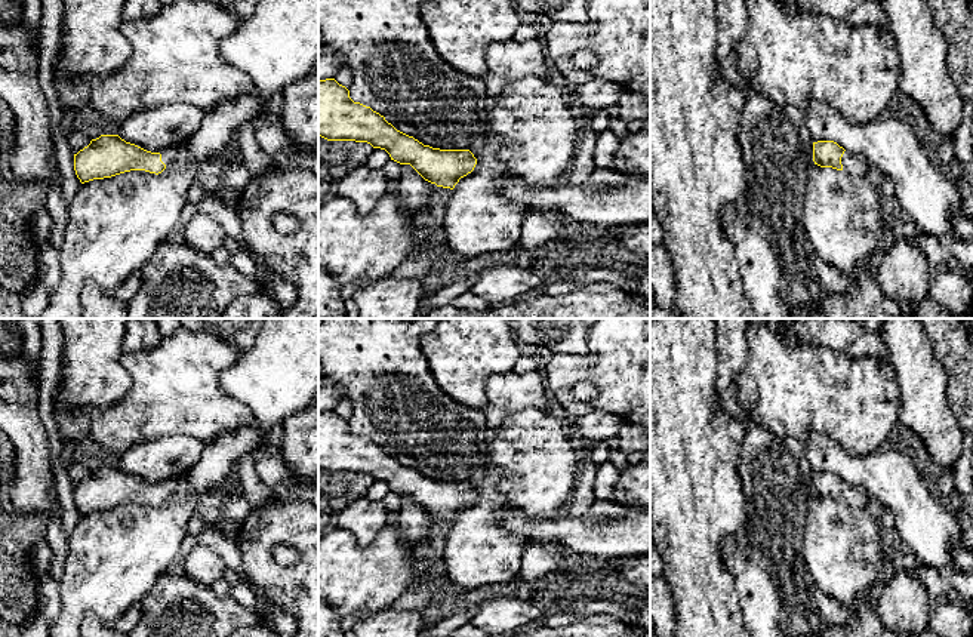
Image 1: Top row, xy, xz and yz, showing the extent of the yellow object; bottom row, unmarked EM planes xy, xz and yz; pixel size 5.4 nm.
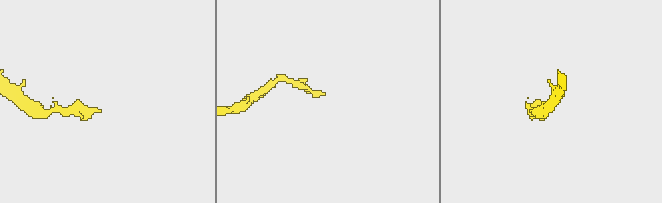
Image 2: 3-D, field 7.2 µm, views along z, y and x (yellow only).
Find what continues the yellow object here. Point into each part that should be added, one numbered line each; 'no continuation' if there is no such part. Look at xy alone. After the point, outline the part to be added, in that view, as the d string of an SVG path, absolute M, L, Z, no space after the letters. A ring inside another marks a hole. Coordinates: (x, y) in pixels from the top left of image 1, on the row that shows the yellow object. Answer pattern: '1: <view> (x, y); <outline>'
1: xy (168, 156); M176 148L164 150L160 154L161 154L161 161L167 166L175 159Z

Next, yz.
1: yz (855, 165); M844 151L841 157L843 170L852 176L865 176L869 163L863 156Z

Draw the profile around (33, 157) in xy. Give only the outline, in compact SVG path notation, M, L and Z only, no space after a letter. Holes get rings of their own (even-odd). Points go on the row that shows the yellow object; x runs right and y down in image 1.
M22 18L0 28L0 98L15 114L15 144L10 167L19 181L62 184L50 135L50 114L39 84L40 34L33 34Z

